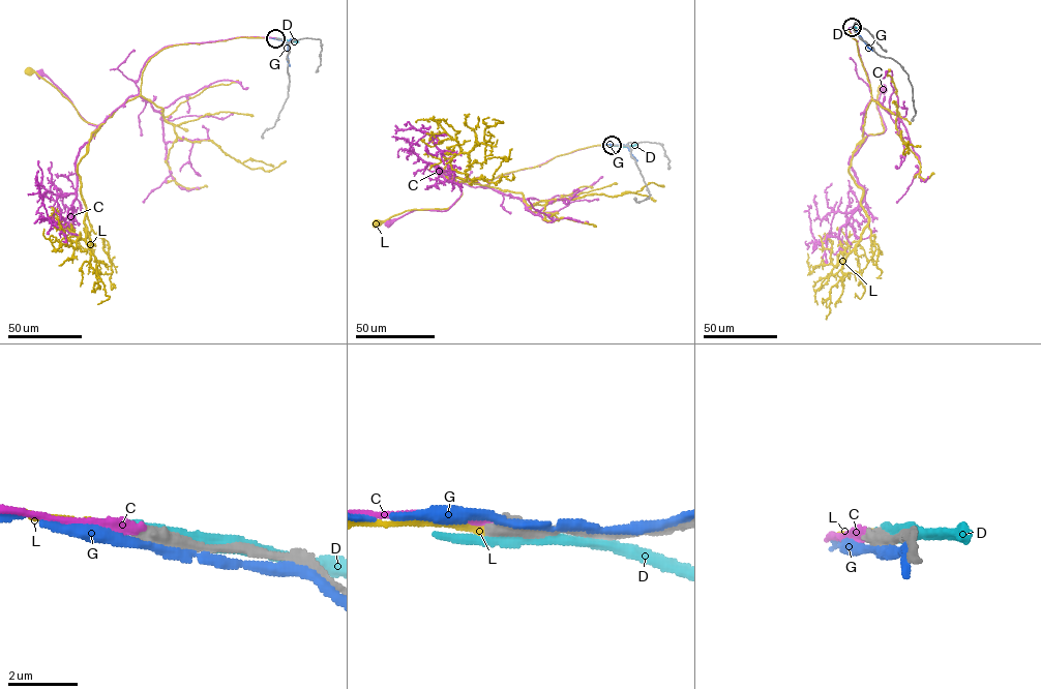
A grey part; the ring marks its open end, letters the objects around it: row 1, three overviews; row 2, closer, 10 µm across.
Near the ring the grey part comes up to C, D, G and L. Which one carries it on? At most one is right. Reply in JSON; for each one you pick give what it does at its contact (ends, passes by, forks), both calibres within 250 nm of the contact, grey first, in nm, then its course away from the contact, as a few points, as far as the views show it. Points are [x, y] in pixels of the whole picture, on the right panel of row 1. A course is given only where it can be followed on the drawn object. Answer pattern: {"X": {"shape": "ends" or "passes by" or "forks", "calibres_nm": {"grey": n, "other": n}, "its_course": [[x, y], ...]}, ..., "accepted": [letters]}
{"L": {"shape": "ends", "calibres_nm": {"grey": 440, "other": 220}, "its_course": [[852, 27], [871, 98], [856, 149], [868, 135], [884, 130], [875, 102], [881, 89]]}, "accepted": ["L"]}

